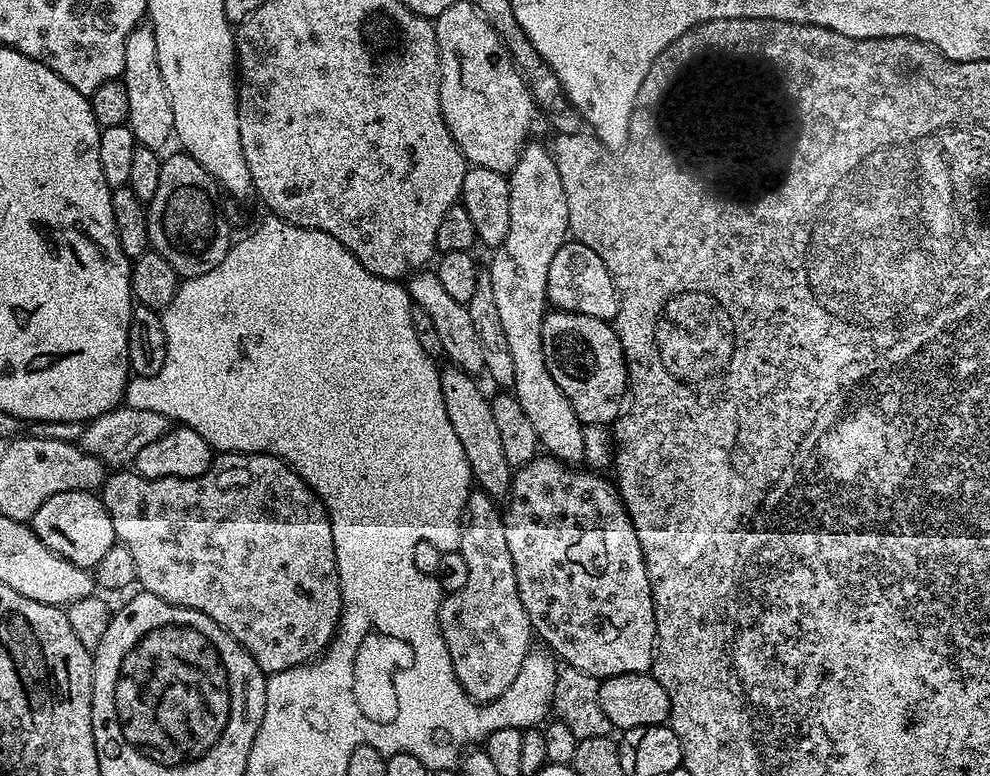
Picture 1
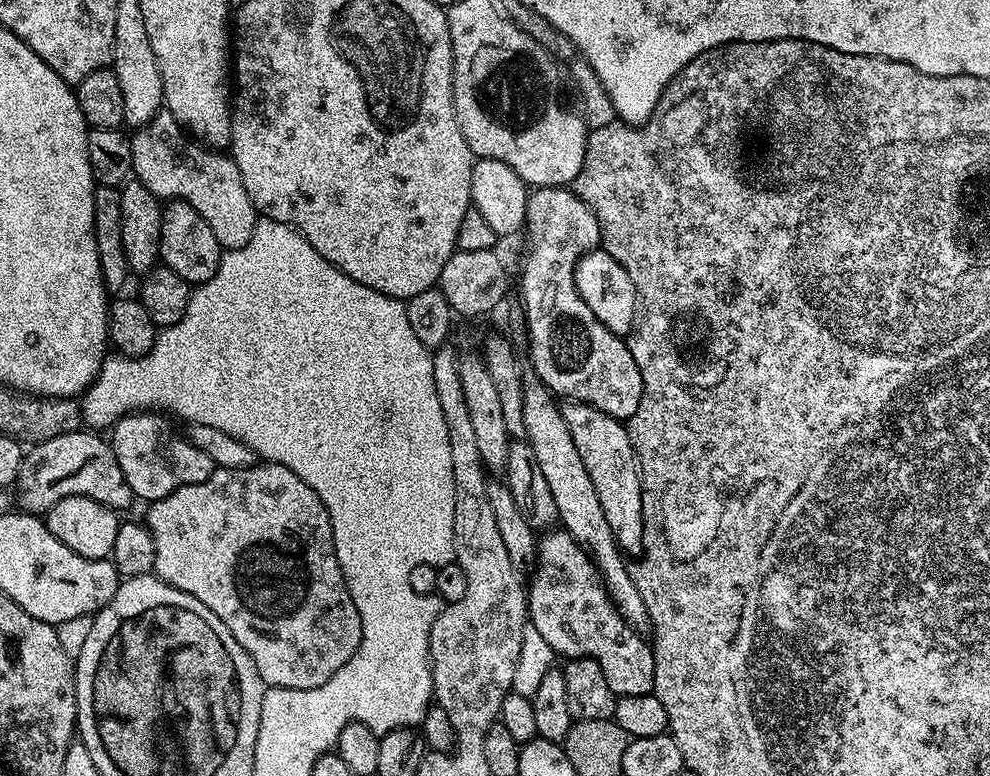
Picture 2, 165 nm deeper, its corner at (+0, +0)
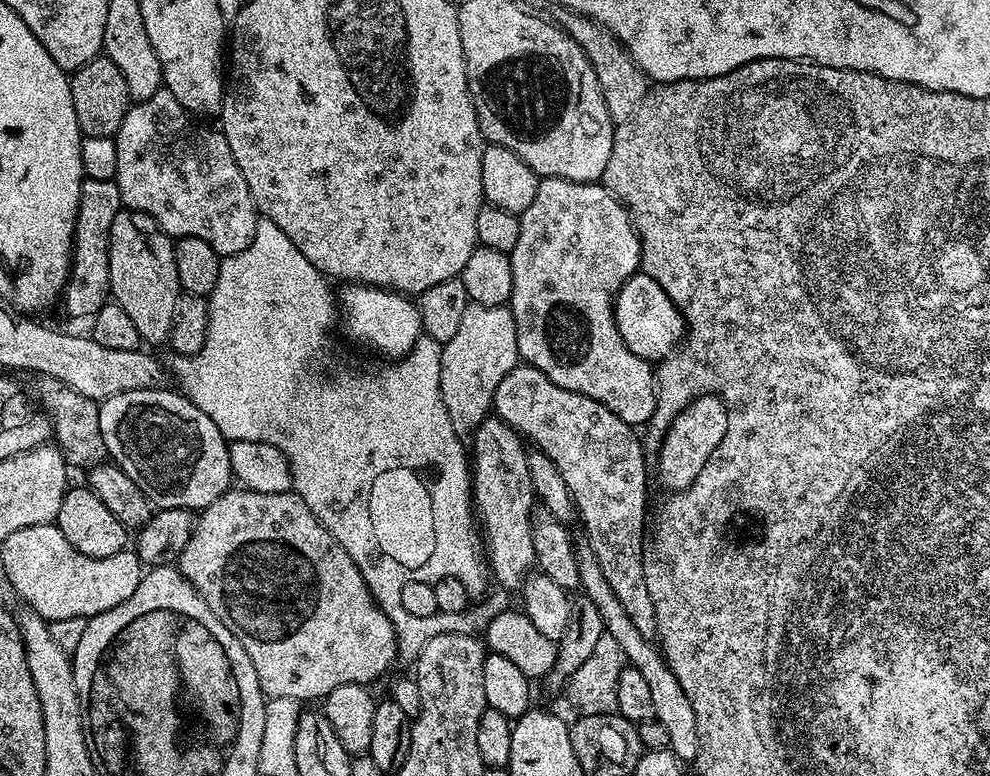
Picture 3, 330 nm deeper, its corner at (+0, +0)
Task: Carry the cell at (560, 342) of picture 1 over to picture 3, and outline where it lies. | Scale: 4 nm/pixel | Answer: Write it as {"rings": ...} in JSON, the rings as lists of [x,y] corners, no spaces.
{"rings":[[[546,176],[541,179],[534,202],[519,217],[518,246],[510,253],[514,274],[510,307],[518,330],[521,361],[542,370],[550,382],[602,402],[622,422],[647,425],[656,409],[656,374],[649,361],[638,358],[622,342],[614,311],[620,287],[634,275],[634,266],[640,263],[640,235],[632,226],[626,205],[603,183],[583,184]]]}

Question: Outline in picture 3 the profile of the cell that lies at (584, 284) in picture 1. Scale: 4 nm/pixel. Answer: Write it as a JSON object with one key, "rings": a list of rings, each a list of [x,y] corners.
{"rings":[[[640,270],[627,280],[614,301],[618,334],[622,334],[622,342],[638,354],[638,358],[649,362],[659,362],[672,355],[680,347],[686,329],[682,314],[676,309],[676,303],[668,297],[666,290],[654,282]]]}

